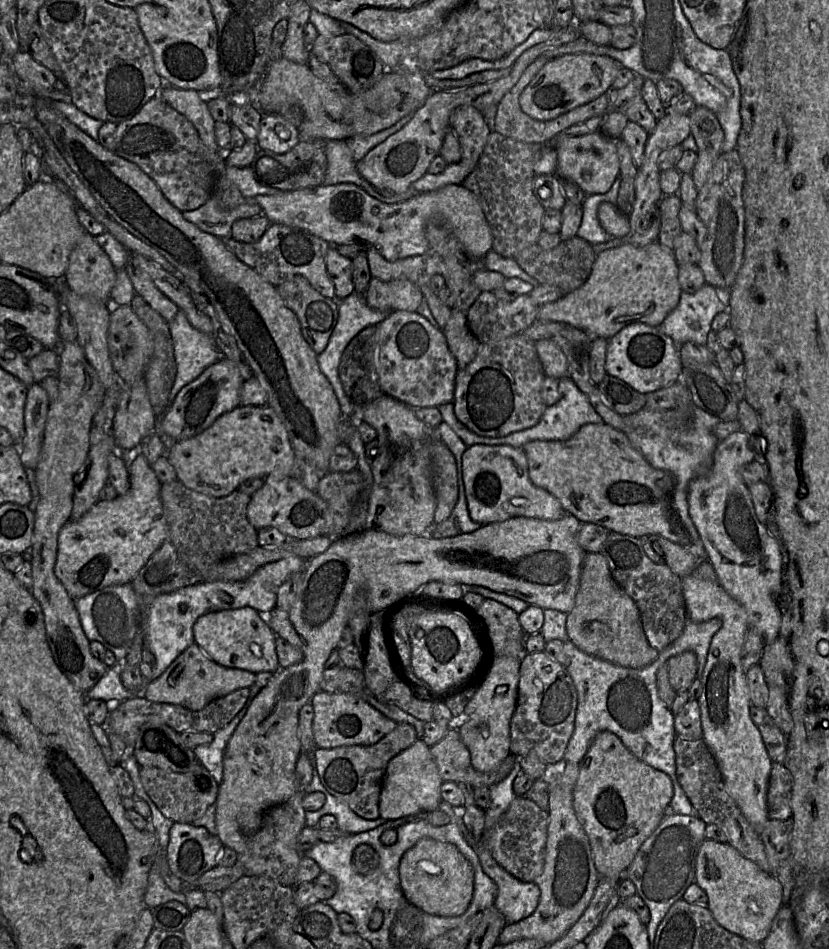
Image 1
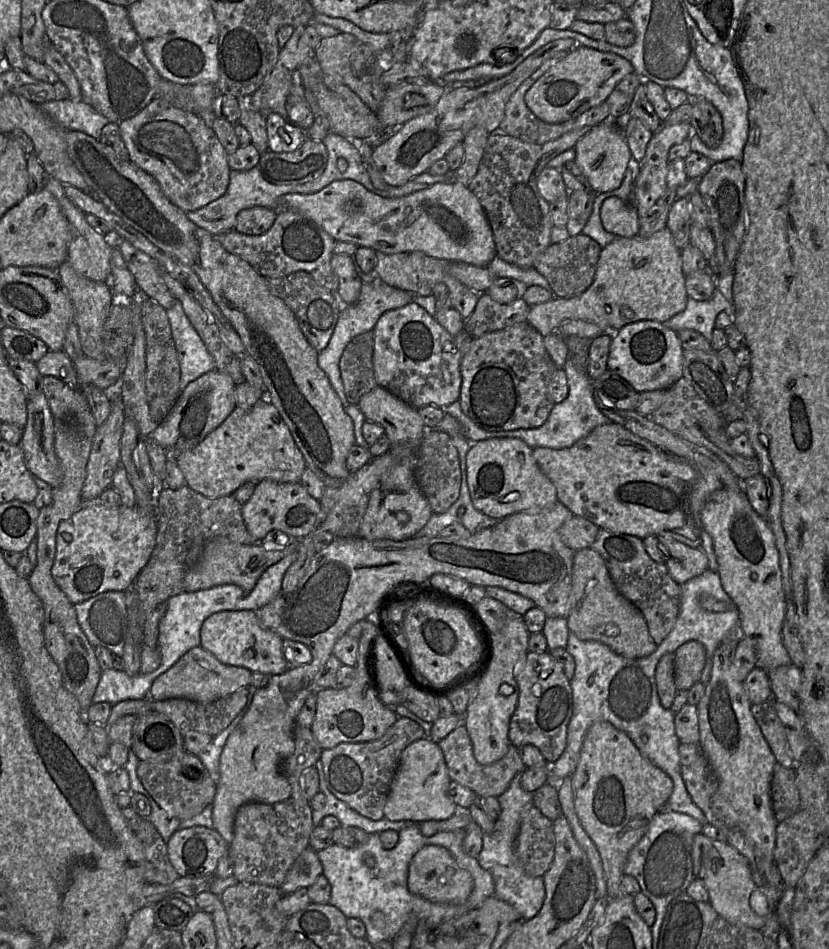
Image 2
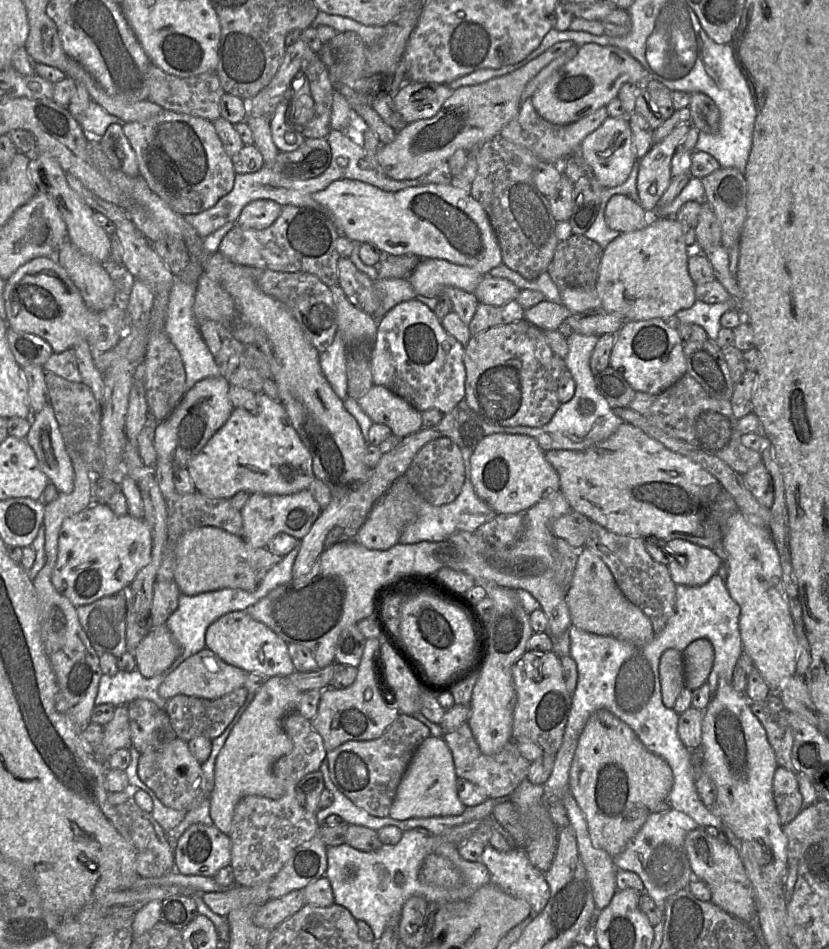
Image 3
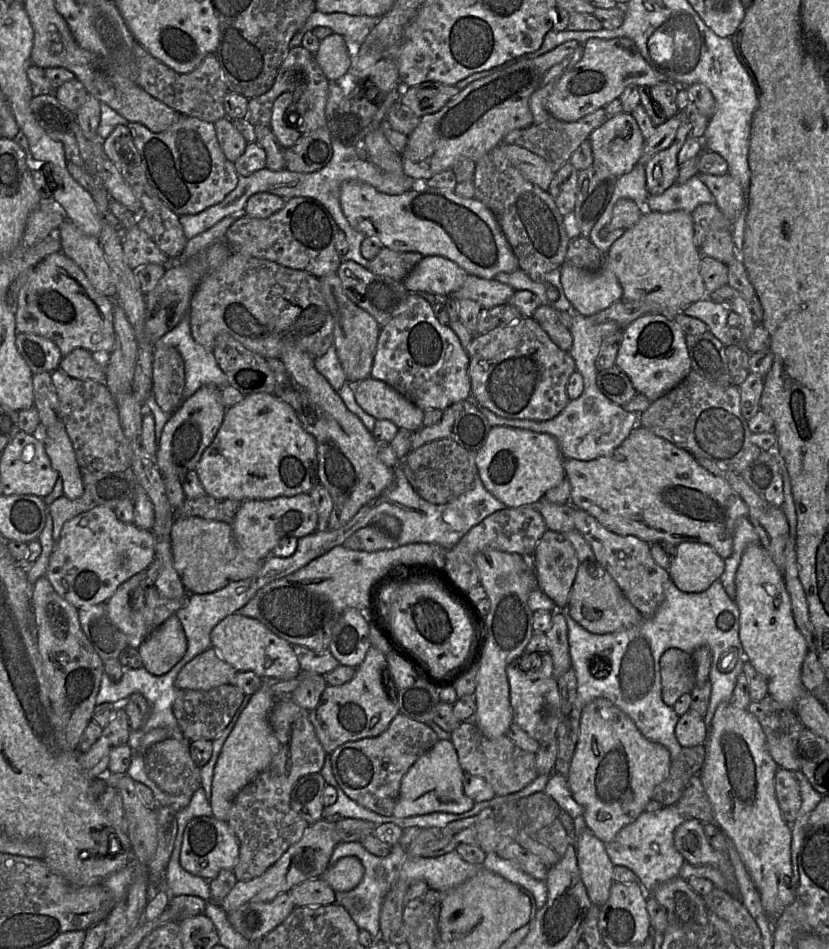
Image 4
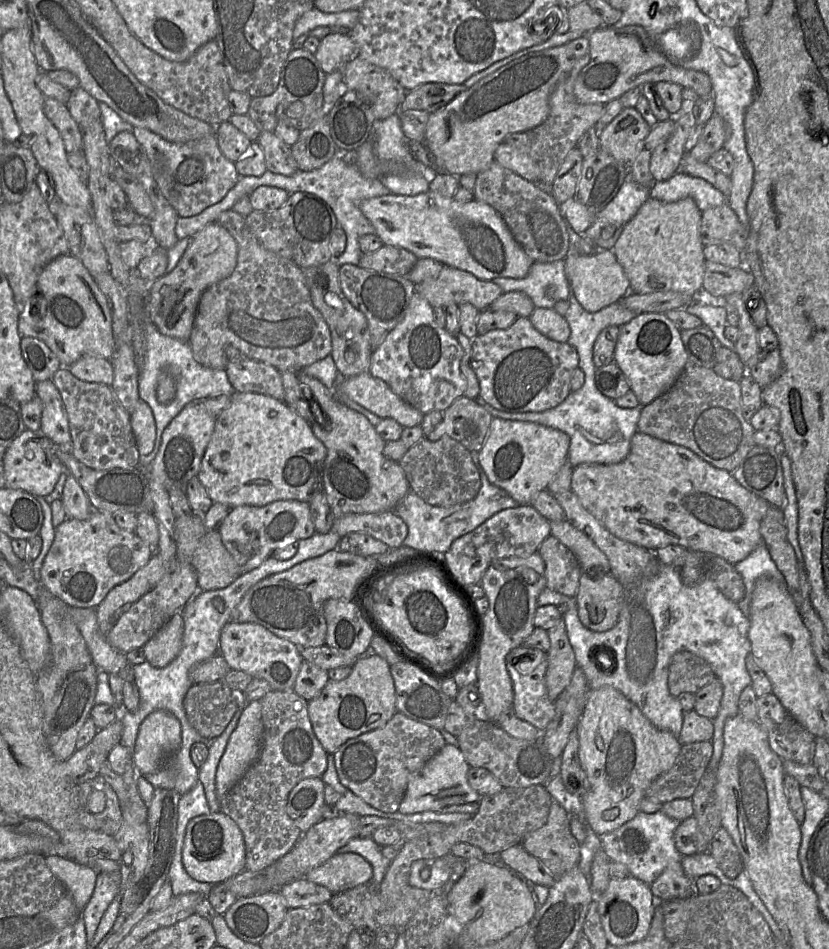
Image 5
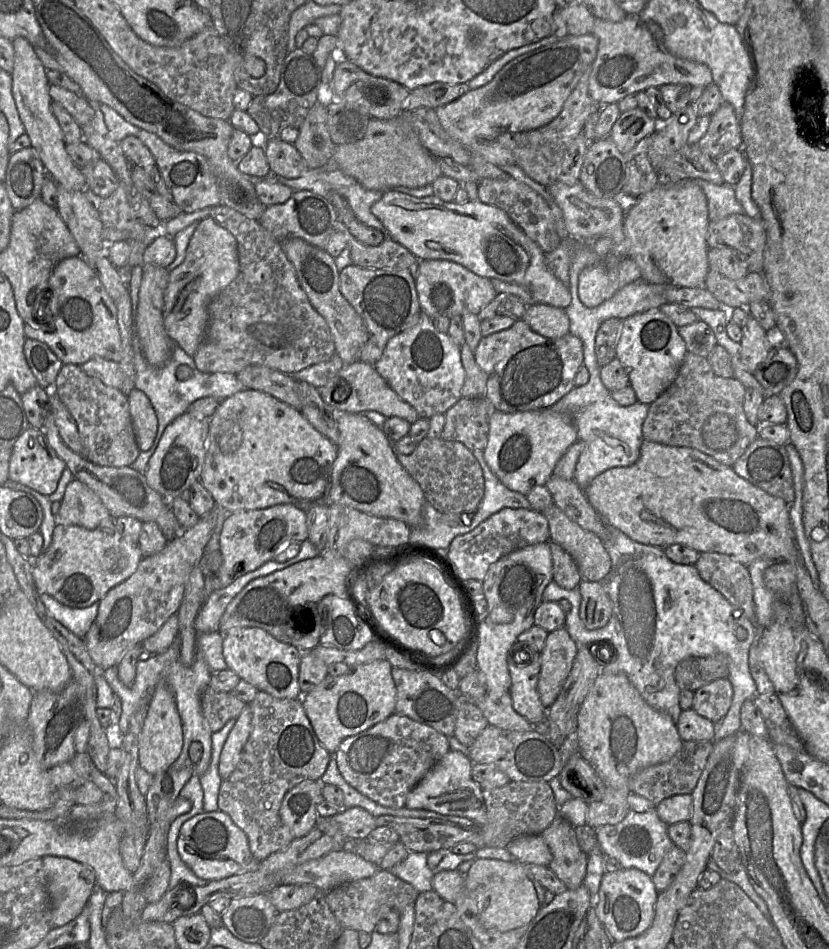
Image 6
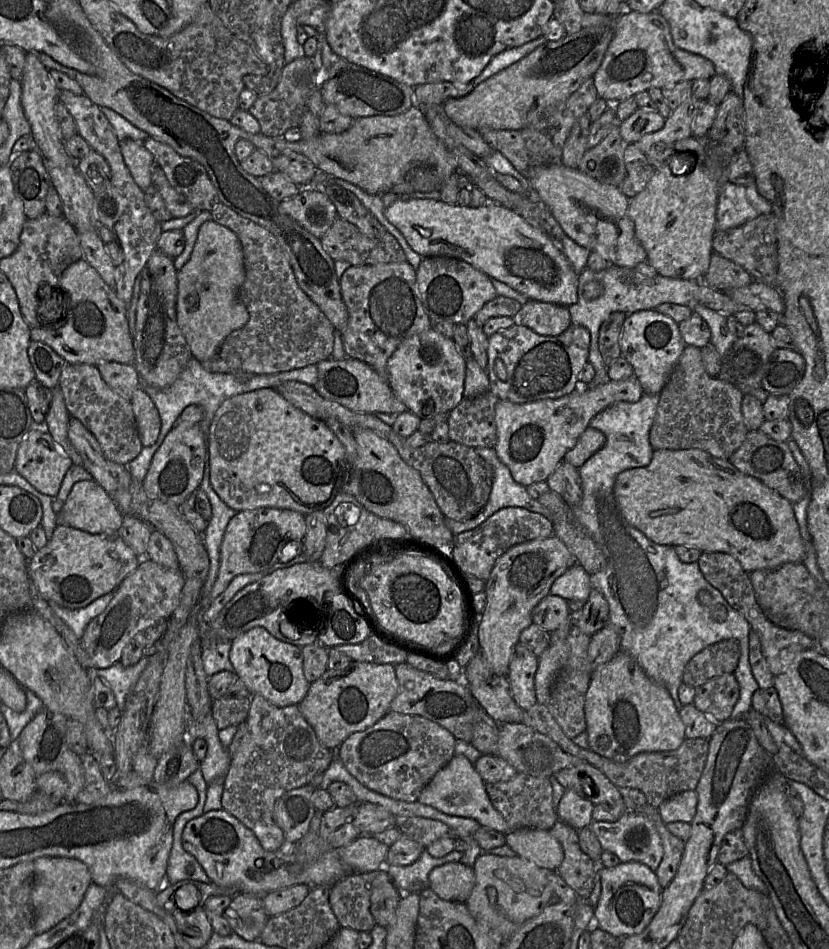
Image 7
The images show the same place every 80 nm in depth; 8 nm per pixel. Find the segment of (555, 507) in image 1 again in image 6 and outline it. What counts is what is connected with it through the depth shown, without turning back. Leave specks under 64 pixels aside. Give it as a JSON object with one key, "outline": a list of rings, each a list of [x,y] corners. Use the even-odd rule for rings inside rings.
{"outline":[[[551,408],[512,413],[496,410],[483,452],[489,468],[506,487],[527,495],[533,487],[547,483],[558,461],[577,440],[573,419]]]}

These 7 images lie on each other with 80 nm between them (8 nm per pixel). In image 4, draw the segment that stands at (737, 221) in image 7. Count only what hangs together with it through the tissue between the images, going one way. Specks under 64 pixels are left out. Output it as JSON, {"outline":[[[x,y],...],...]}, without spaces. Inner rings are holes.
{"outline":[[[698,174],[683,184],[674,183],[659,195],[649,195],[646,211],[672,212],[683,210],[691,213],[700,204],[714,204],[715,198]]]}

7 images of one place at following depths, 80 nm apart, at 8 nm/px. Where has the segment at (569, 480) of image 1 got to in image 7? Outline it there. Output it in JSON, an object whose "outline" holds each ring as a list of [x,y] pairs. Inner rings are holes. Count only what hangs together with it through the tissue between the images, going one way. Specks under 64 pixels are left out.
{"outline":[[[701,449],[654,450],[649,465],[618,474],[614,494],[626,521],[659,545],[685,545],[701,552],[727,553],[748,573],[802,562],[805,556],[793,504],[760,480],[740,472],[729,460],[714,457]]]}

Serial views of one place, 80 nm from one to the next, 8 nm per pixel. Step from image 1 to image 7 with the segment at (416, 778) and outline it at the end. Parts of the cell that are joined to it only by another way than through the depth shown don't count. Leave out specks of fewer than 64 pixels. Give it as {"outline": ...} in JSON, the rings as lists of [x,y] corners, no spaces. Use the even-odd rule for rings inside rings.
{"outline":[[[454,755],[422,789],[417,801],[453,816],[471,818],[482,827],[507,834],[509,827],[503,816],[494,808],[486,792],[486,783],[474,765],[463,755]]]}

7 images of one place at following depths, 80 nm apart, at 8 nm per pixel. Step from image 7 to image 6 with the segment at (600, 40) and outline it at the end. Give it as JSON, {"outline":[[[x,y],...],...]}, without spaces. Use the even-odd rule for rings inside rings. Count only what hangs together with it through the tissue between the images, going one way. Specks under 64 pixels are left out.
{"outline":[[[594,34],[567,35],[511,60],[490,82],[436,108],[436,114],[443,129],[470,149],[477,140],[495,140],[503,133],[537,129],[560,113],[581,77],[589,73],[597,50]]]}

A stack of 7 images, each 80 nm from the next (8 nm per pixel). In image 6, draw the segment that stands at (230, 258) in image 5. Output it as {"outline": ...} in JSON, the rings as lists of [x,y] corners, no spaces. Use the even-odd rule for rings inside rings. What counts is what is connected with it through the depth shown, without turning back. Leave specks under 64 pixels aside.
{"outline":[[[211,217],[201,220],[186,250],[184,261],[169,274],[164,293],[163,321],[168,336],[188,355],[194,356],[201,344],[208,322],[210,300],[226,288],[239,273],[236,238]]]}

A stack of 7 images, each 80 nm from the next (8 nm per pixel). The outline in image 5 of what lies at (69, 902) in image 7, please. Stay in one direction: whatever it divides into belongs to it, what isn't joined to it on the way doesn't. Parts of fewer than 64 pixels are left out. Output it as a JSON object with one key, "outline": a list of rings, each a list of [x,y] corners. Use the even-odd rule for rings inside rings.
{"outline":[[[58,855],[46,856],[46,862],[82,912],[93,895],[98,873],[91,867]]]}

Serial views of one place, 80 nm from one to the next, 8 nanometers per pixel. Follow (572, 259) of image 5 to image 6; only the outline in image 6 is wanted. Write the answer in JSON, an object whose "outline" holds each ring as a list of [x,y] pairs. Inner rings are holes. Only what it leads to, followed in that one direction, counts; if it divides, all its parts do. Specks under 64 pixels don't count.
{"outline":[[[629,257],[607,268],[598,263],[584,268],[578,279],[578,295],[588,308],[594,308],[611,298],[620,288],[641,279],[637,264]]]}

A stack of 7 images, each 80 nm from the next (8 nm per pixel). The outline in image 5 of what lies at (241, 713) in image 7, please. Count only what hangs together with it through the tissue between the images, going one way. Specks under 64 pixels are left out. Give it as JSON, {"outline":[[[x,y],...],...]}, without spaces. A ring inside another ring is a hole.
{"outline":[[[223,681],[194,684],[187,691],[183,706],[191,726],[207,741],[218,737],[245,701],[244,692],[232,689]]]}

